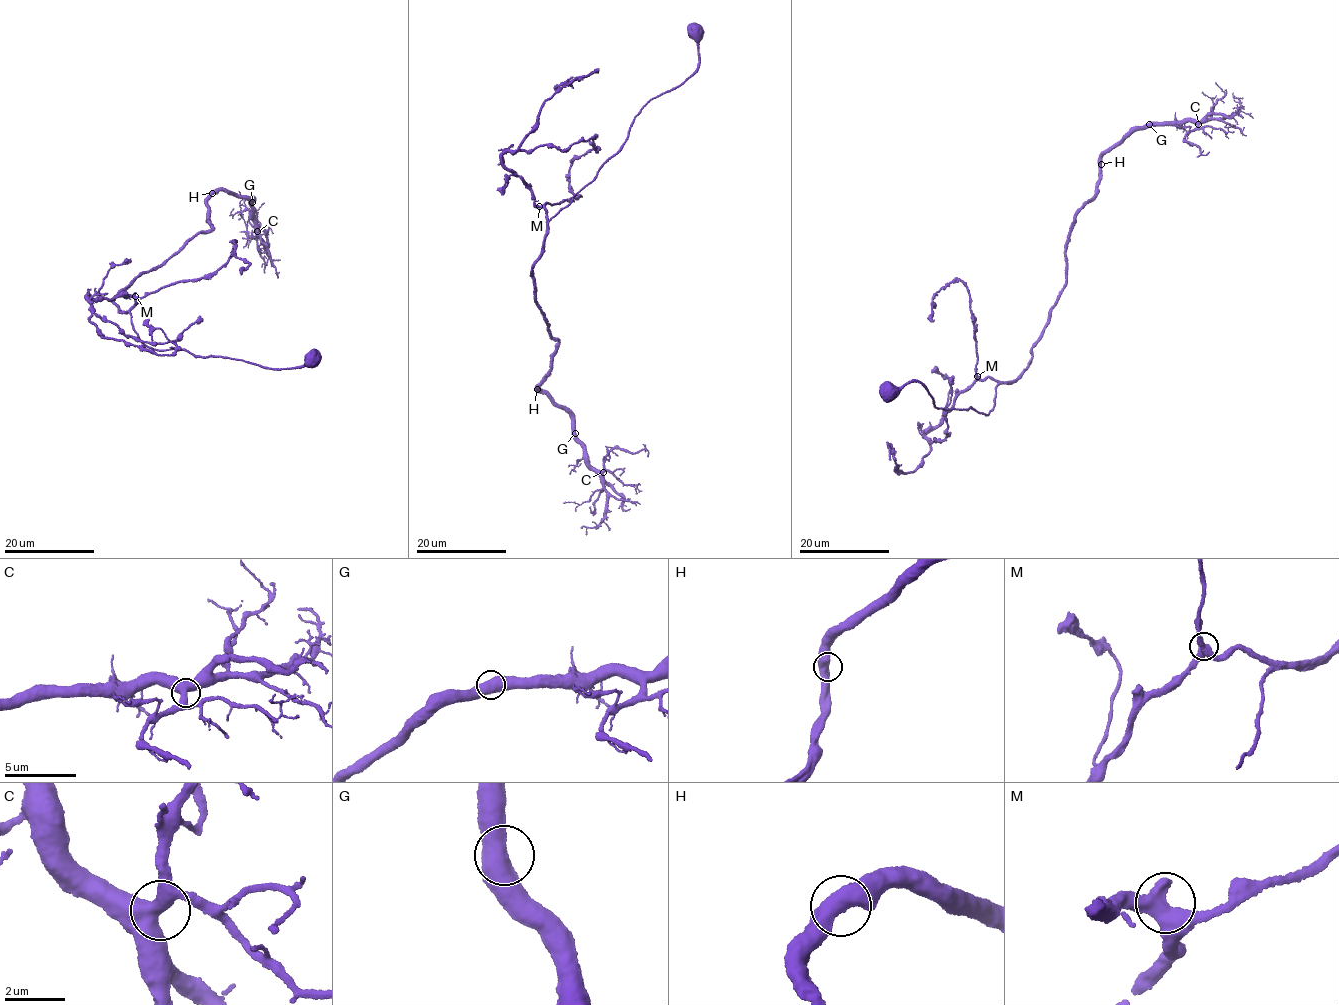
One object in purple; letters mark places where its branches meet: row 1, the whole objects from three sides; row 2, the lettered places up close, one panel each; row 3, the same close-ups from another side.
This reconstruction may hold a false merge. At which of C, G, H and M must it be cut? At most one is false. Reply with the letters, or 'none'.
none

